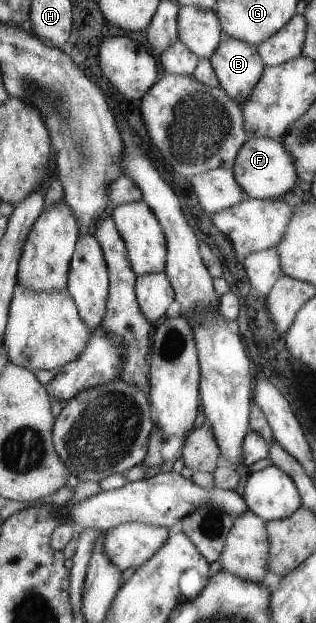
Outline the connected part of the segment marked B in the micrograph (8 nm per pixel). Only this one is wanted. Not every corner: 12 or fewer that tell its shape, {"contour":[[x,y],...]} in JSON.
{"contour":[[223,38],[208,57],[238,105],[264,65],[256,46]]}

